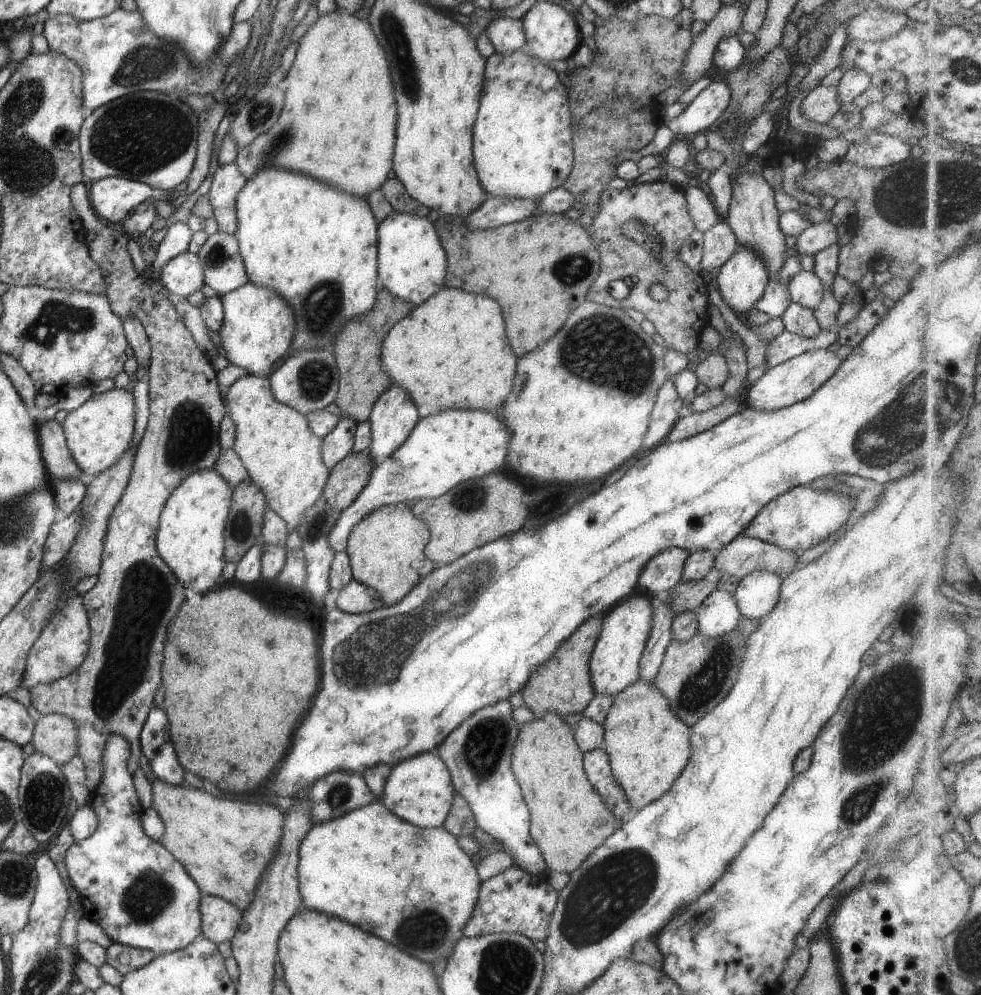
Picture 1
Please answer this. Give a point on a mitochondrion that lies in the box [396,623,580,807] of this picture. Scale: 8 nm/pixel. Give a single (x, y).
(484, 747)

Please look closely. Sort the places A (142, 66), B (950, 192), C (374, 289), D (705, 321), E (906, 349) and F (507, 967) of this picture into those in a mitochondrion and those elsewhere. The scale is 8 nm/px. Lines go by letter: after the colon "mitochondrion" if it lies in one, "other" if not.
A: mitochondrion
B: mitochondrion
C: other
D: other
E: other
F: mitochondrion

